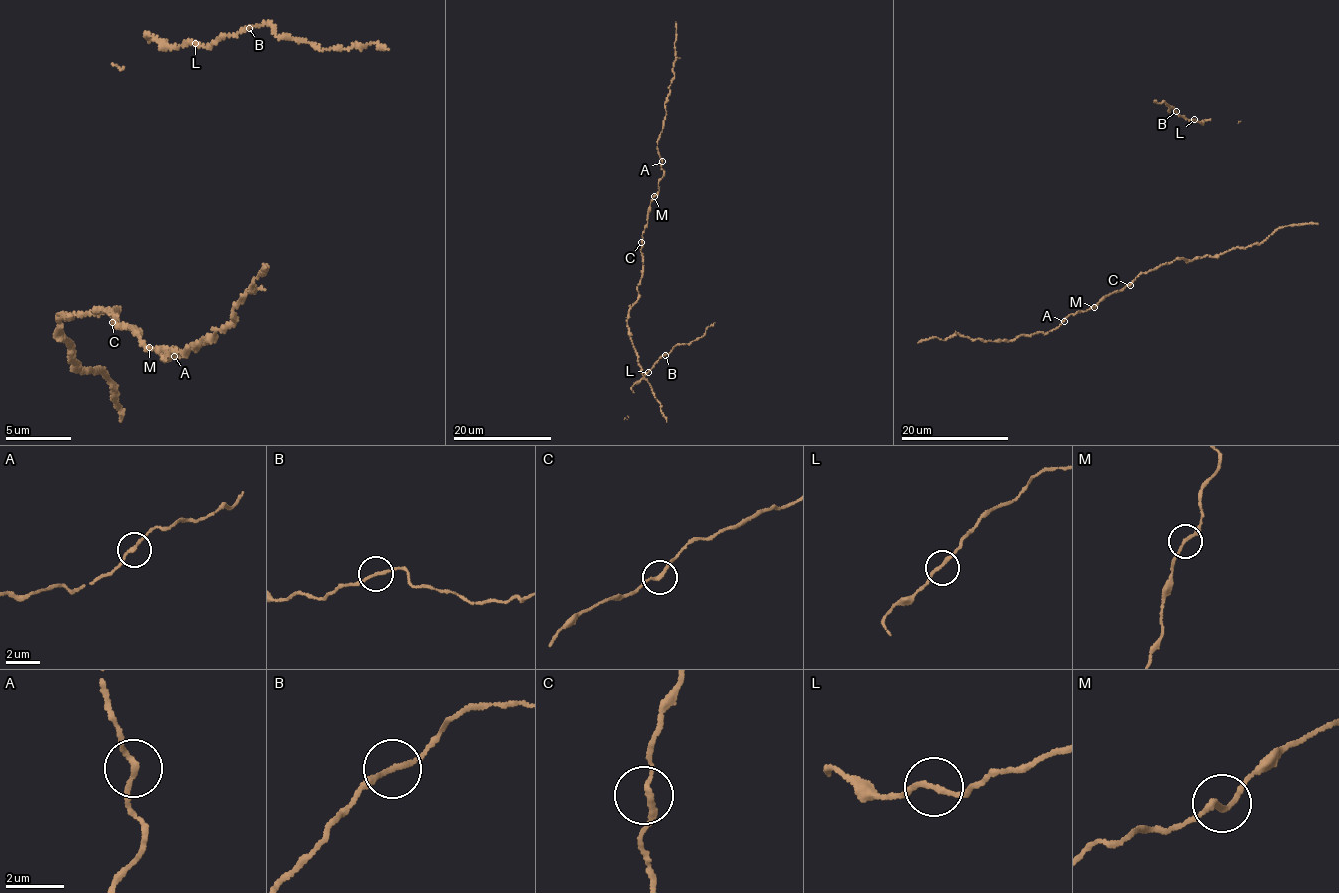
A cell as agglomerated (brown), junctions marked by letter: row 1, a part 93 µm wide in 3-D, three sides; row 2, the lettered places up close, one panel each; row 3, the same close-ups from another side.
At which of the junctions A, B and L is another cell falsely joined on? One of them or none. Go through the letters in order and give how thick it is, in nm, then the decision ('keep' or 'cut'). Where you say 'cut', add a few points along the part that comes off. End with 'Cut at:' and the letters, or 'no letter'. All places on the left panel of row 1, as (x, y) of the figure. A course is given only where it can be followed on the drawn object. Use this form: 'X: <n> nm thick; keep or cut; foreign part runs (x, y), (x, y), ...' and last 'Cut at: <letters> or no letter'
A: 180 nm thick; keep
B: 170 nm thick; keep
L: 180 nm thick; keep
Cut at: no letter

